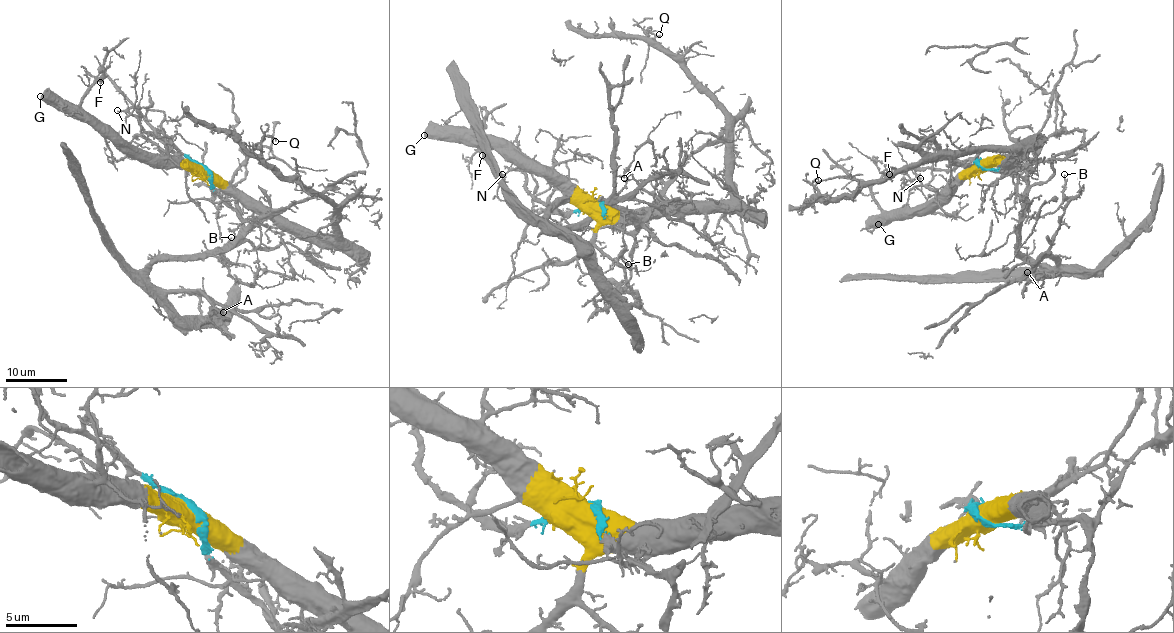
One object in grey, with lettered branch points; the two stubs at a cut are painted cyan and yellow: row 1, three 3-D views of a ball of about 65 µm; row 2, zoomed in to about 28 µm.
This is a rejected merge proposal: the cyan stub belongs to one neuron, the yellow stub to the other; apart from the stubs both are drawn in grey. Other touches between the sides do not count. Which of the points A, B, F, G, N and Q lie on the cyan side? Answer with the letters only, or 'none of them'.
A, B, N

